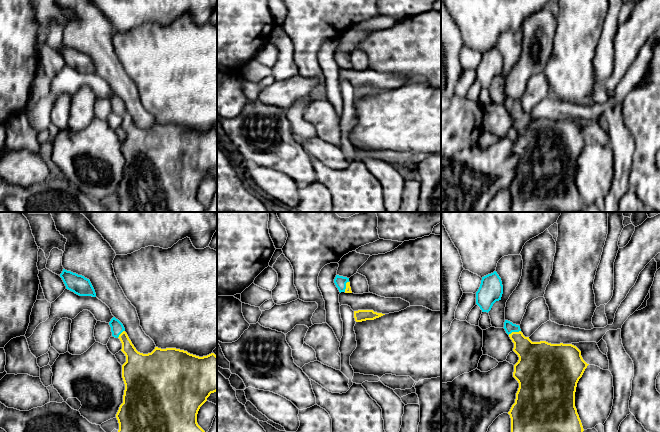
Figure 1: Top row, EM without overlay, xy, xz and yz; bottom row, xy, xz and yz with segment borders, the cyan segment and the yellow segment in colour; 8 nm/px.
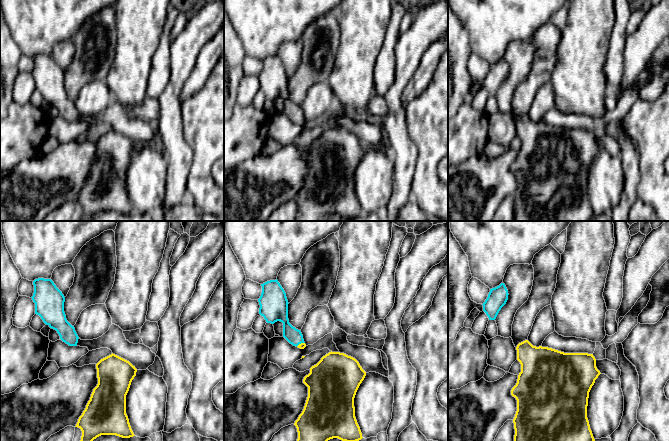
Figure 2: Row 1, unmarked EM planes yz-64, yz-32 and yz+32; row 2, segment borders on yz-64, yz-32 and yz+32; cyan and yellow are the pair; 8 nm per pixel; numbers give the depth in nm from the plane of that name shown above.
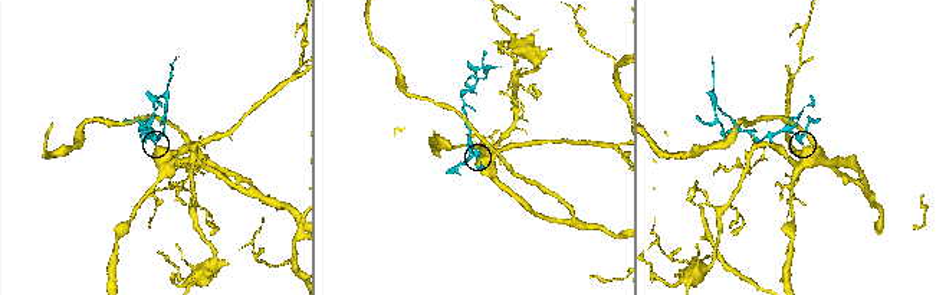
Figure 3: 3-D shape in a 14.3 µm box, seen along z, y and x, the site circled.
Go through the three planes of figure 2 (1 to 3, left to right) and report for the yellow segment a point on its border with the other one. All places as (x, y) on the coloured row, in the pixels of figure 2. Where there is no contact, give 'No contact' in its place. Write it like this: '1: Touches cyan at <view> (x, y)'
1: No contact
2: Touches cyan at yz-32 (300, 343)
3: No contact

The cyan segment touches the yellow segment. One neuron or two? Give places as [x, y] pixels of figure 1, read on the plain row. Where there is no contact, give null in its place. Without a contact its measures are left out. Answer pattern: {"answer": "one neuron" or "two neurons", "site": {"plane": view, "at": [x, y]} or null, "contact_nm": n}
{"answer": "one neuron", "site": {"plane": "yz", "at": [514, 107]}, "contact_nm": 110}

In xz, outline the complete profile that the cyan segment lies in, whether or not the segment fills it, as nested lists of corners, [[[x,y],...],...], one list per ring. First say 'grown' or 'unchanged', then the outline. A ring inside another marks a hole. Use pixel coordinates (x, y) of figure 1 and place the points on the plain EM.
grown; [[[336,51],[336,53],[334,55],[334,59],[340,69],[341,68],[352,69],[349,54]]]

